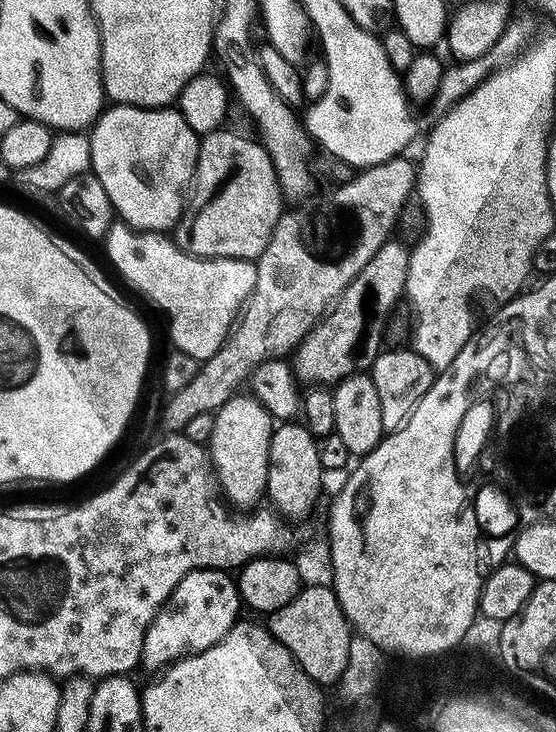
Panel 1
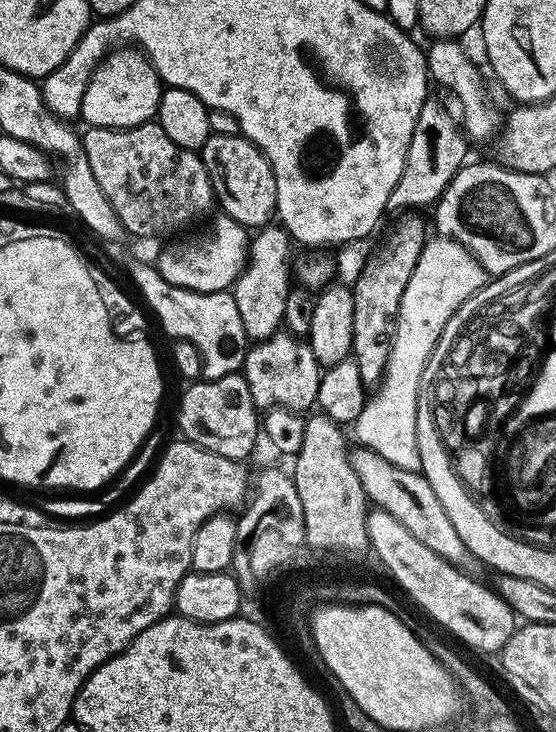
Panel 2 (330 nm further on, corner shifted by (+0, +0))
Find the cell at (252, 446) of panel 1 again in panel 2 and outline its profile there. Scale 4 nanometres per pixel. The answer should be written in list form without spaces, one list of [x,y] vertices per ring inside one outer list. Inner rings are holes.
[[[264,226],[251,237],[248,246],[248,263],[240,272],[240,277],[230,291],[242,314],[242,326],[249,341],[259,342],[281,331],[285,313],[286,298],[290,281],[290,260],[288,255],[294,249],[293,241],[283,226]]]

